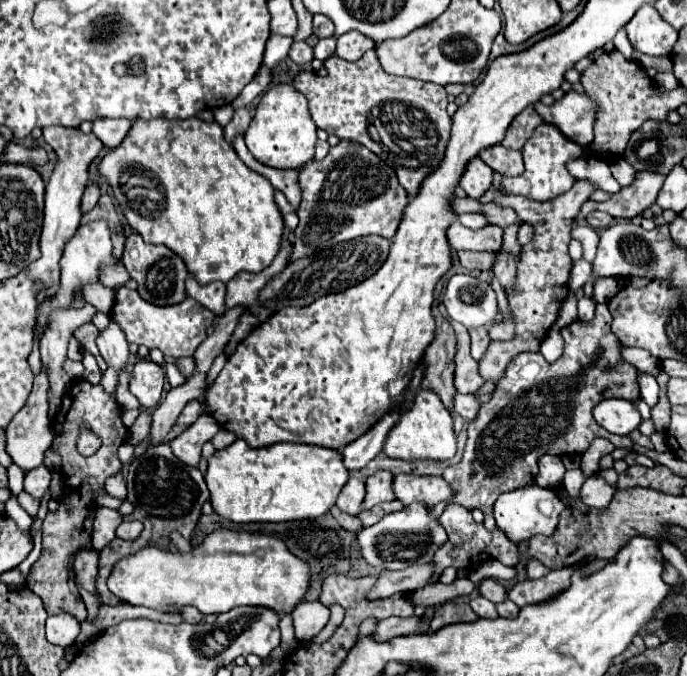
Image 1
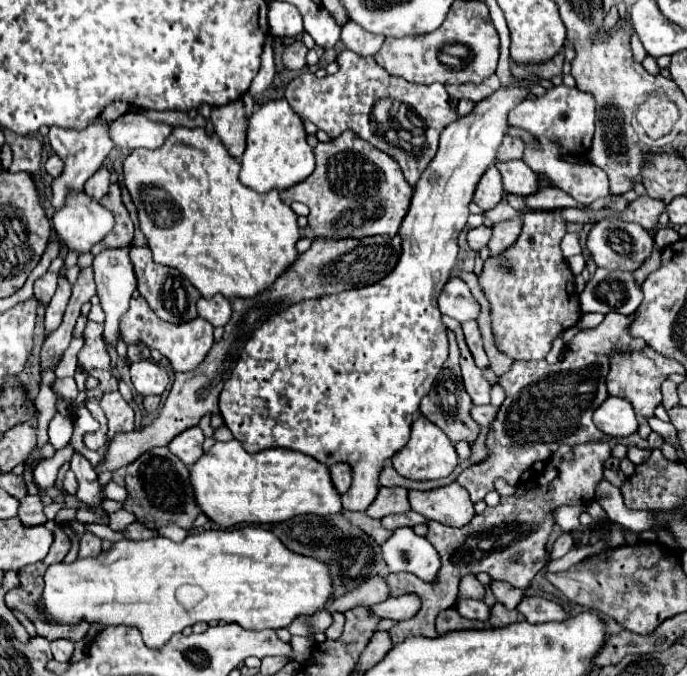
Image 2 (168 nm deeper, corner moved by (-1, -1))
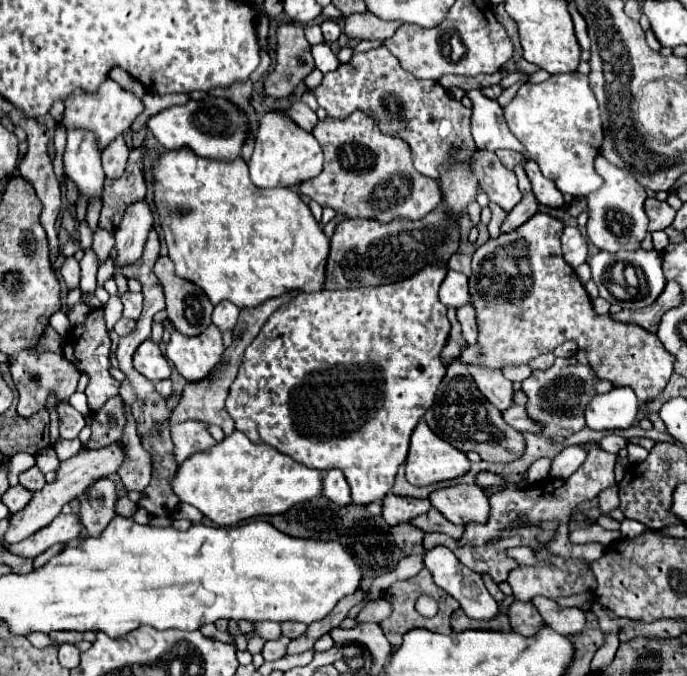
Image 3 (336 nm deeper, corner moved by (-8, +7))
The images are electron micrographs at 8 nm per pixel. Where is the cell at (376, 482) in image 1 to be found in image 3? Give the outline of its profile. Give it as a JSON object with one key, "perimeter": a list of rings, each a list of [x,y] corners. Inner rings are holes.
{"perimeter":[[[387,494],[383,498],[381,516],[387,524],[399,524],[409,522],[411,518],[425,514],[431,508],[431,502],[427,498],[401,498],[395,494]]]}

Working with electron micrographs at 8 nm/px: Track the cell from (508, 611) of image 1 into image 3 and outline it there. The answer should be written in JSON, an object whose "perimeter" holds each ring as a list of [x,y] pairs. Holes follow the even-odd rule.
{"perimeter":[[[515,600],[509,606],[509,624],[511,624],[511,630],[515,630],[519,634],[527,634],[527,636],[531,634],[533,636],[537,626],[543,624],[543,618],[531,602]]]}

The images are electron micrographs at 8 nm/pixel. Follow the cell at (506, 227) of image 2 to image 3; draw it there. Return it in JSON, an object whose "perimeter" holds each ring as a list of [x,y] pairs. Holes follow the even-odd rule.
{"perimeter":[[[533,194],[525,196],[505,218],[503,226],[501,226],[501,232],[511,232],[515,228],[519,228],[523,222],[527,222],[533,214],[537,212],[537,200]]]}

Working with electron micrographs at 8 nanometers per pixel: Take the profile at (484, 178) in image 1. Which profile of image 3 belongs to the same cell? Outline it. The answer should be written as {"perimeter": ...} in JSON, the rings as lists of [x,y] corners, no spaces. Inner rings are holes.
{"perimeter":[[[481,150],[477,154],[475,172],[479,176],[481,190],[489,196],[491,202],[499,204],[505,212],[509,212],[523,198],[517,188],[517,176],[513,174],[513,170],[501,164],[495,152]]]}

